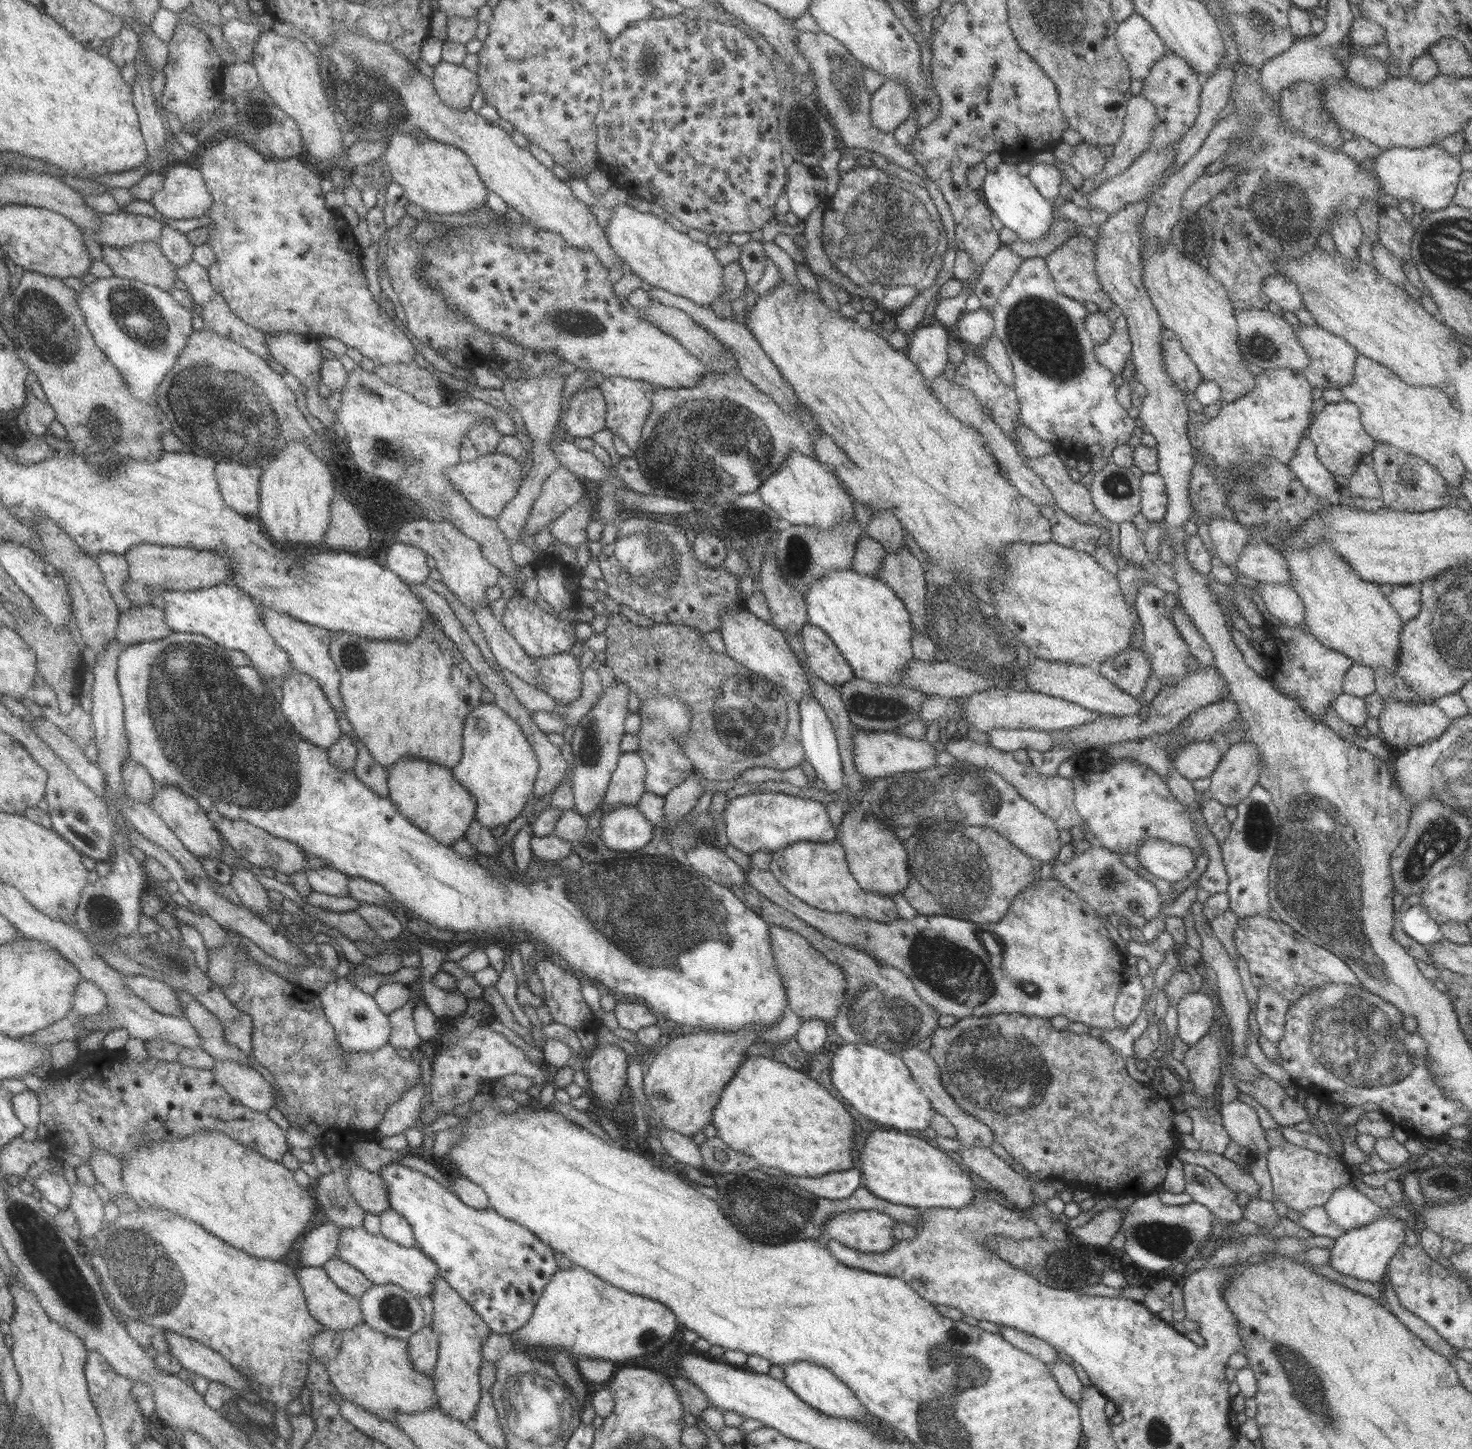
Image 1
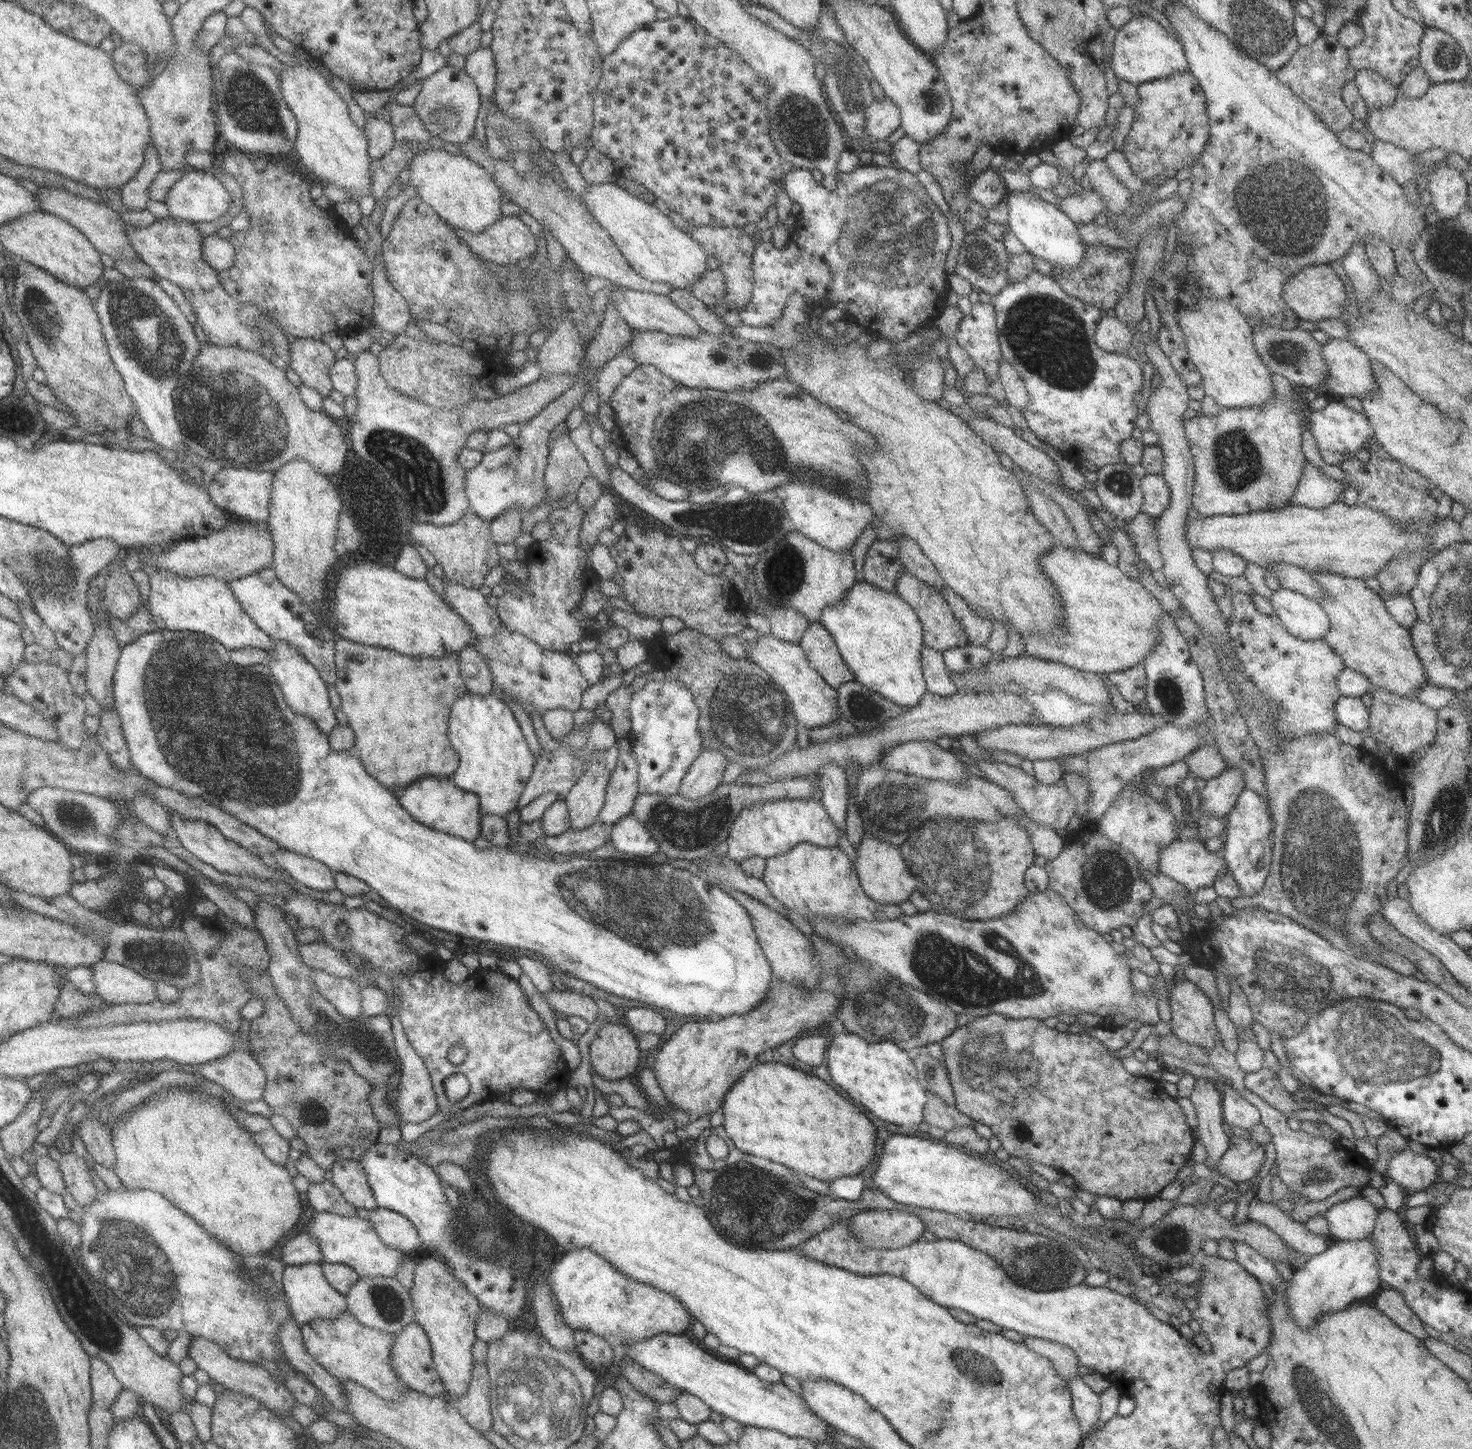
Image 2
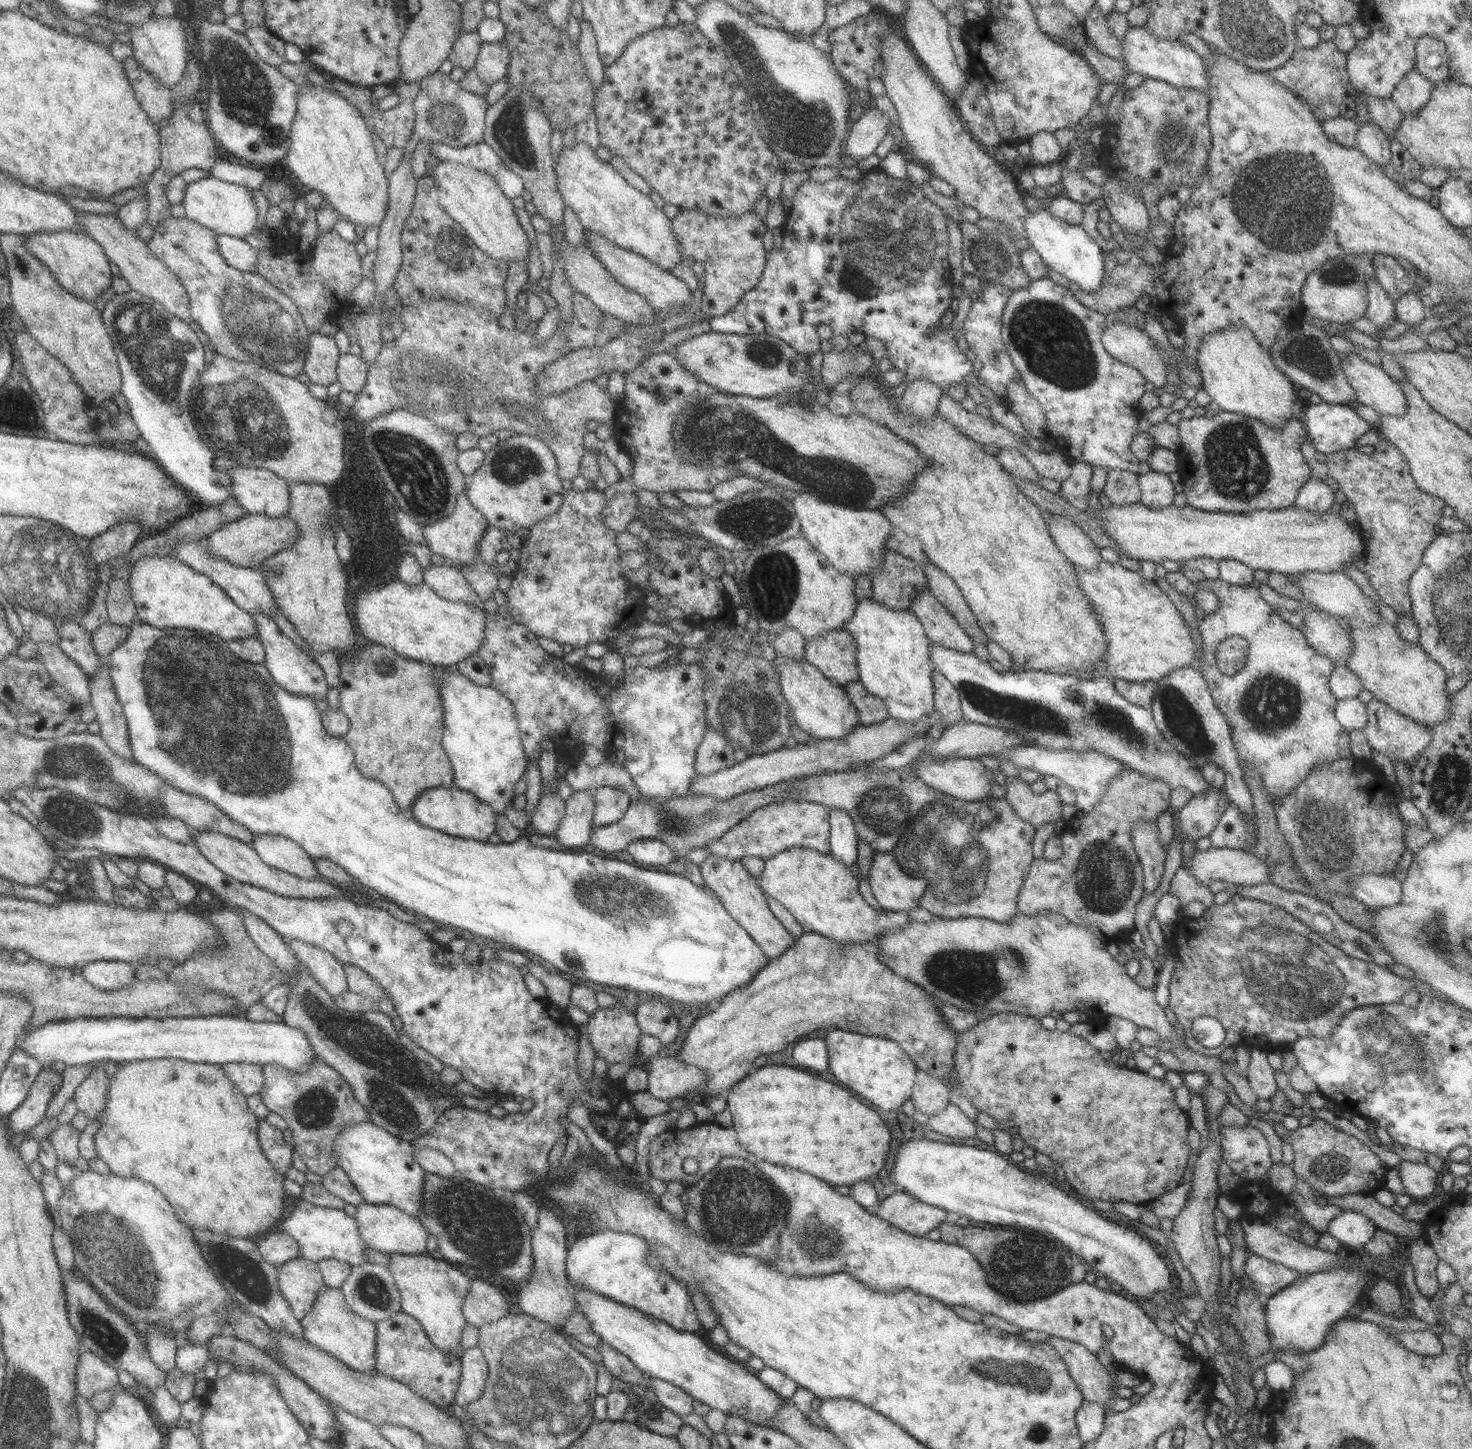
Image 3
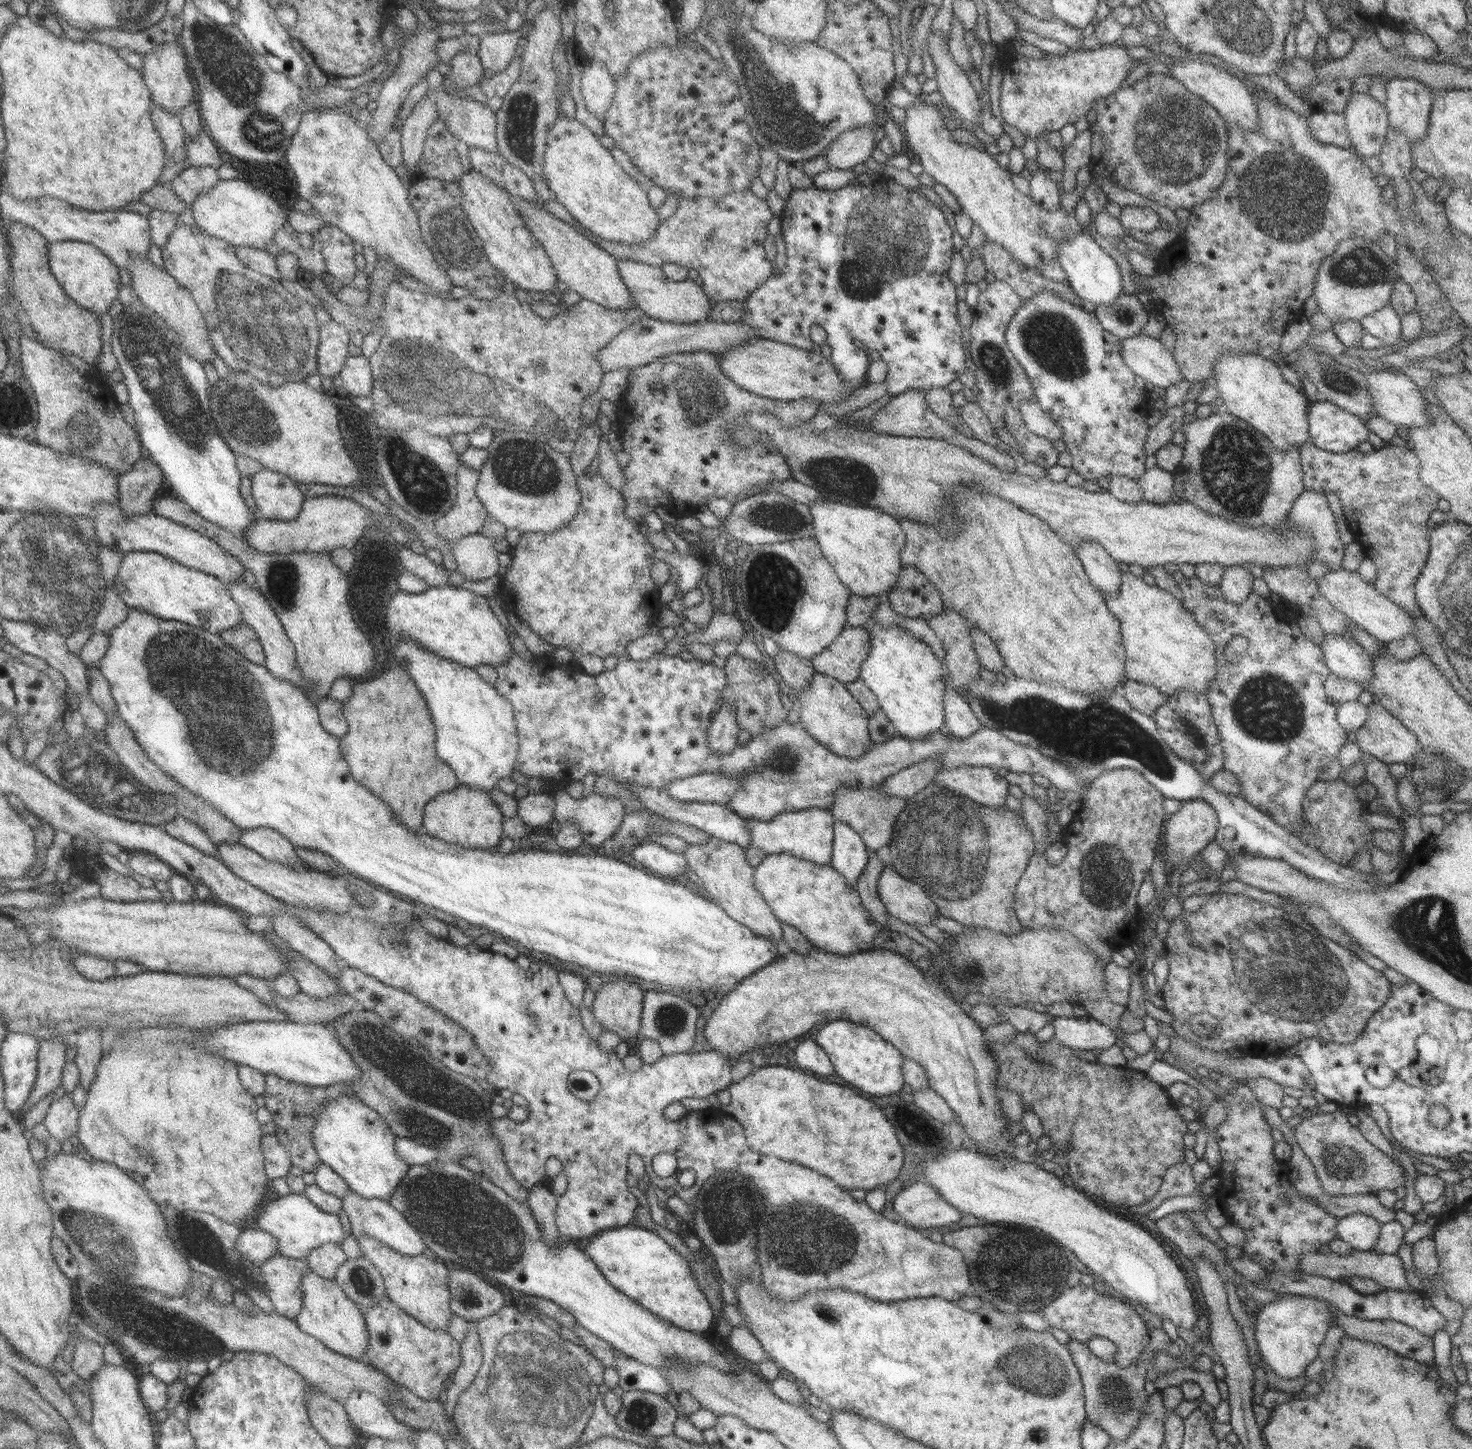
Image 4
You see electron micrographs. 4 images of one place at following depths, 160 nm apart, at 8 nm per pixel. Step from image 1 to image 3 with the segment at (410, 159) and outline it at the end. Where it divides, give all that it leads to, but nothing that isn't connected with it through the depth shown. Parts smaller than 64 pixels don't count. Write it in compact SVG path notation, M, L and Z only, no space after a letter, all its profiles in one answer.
M440 161L428 175L434 179L439 207L467 232L477 248L506 264L528 264L530 242L514 213L515 206L489 172L456 161Z

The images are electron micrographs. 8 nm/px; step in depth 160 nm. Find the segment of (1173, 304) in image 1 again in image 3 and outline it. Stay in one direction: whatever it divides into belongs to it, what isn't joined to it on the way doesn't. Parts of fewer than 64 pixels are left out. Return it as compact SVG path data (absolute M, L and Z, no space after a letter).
M1230 326L1203 336L1198 347L1197 366L1203 387L1222 411L1237 412L1261 420L1271 427L1283 427L1292 417L1293 402L1299 398L1293 383L1278 370L1271 354L1246 327Z

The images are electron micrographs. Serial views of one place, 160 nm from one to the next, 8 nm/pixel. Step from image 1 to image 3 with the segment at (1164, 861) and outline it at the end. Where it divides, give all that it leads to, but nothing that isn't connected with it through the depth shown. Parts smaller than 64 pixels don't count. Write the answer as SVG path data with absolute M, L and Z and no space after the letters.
M1235 848L1207 849L1194 852L1190 864L1183 866L1202 884L1224 880L1232 885L1250 886L1267 882L1270 876L1268 865L1251 852Z

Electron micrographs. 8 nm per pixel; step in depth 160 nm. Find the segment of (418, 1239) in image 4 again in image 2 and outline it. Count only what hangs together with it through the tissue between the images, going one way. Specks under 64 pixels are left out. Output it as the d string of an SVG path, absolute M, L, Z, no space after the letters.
M378 1208L370 1211L369 1222L378 1238L388 1248L400 1252L414 1252L423 1248L418 1230L402 1214L389 1209Z

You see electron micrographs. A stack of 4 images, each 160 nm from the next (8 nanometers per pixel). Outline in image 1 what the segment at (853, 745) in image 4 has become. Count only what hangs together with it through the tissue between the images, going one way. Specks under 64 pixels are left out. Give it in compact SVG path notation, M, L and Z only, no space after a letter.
M728 609L722 611L719 616L719 631L725 646L725 653L739 662L742 666L749 668L766 676L781 689L785 695L792 696L796 702L811 694L805 665L801 664L795 657L789 644L786 642L785 634L774 625L758 618L748 609Z

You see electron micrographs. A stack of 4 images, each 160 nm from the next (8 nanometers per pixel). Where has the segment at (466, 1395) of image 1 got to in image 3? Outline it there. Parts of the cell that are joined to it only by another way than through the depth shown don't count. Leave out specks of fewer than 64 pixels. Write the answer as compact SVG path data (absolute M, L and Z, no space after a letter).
M398 1253L386 1255L389 1255L388 1270L392 1272L402 1297L401 1311L413 1316L422 1325L428 1339L436 1349L461 1359L464 1351L460 1348L460 1339L467 1325L462 1305L470 1290L470 1278L462 1274L460 1270L452 1268L444 1259Z

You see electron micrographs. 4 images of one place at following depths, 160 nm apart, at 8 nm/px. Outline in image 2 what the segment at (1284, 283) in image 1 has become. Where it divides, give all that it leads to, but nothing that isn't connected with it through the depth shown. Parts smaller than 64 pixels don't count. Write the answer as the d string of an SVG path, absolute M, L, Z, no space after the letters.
M1330 264L1311 265L1296 273L1284 286L1281 297L1294 311L1298 320L1317 323L1323 319L1342 318L1347 312L1348 298L1345 285Z

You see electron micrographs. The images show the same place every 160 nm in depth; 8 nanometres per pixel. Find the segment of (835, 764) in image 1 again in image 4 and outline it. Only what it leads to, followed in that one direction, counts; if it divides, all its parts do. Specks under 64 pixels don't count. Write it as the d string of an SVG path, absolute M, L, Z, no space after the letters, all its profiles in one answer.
M845 822L833 824L833 852L831 866L848 884L857 890L857 880L868 864L868 848L862 837Z

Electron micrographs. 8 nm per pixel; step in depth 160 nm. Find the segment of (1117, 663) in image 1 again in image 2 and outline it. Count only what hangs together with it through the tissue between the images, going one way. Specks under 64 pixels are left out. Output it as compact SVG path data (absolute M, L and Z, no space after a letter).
M1142 663L1123 671L1109 672L1107 676L1126 700L1133 704L1146 705L1147 676Z

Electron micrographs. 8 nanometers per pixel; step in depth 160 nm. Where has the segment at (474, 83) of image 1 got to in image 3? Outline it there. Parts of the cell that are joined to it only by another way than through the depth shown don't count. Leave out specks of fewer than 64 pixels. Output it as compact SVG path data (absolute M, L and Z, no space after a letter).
M436 71L421 81L421 89L413 102L415 127L410 143L414 147L419 141L429 139L453 147L464 147L483 140L485 114L488 110L486 99L466 91L449 74Z

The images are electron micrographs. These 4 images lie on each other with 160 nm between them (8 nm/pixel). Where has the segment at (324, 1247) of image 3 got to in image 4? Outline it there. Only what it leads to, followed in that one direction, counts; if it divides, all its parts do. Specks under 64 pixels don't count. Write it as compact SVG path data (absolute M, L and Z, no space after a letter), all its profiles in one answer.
M296 1193L264 1204L256 1216L255 1223L258 1229L272 1234L278 1240L278 1253L288 1258L305 1259L314 1248L328 1243L342 1246L344 1239L349 1236L342 1230L338 1215L321 1210L306 1196Z

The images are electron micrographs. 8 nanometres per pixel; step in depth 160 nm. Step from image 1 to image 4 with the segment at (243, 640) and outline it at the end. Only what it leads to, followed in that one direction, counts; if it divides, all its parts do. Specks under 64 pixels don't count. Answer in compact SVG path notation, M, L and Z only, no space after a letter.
M126 552L114 580L122 598L133 608L147 610L164 620L179 620L214 634L239 626L243 612L221 580L159 552Z

